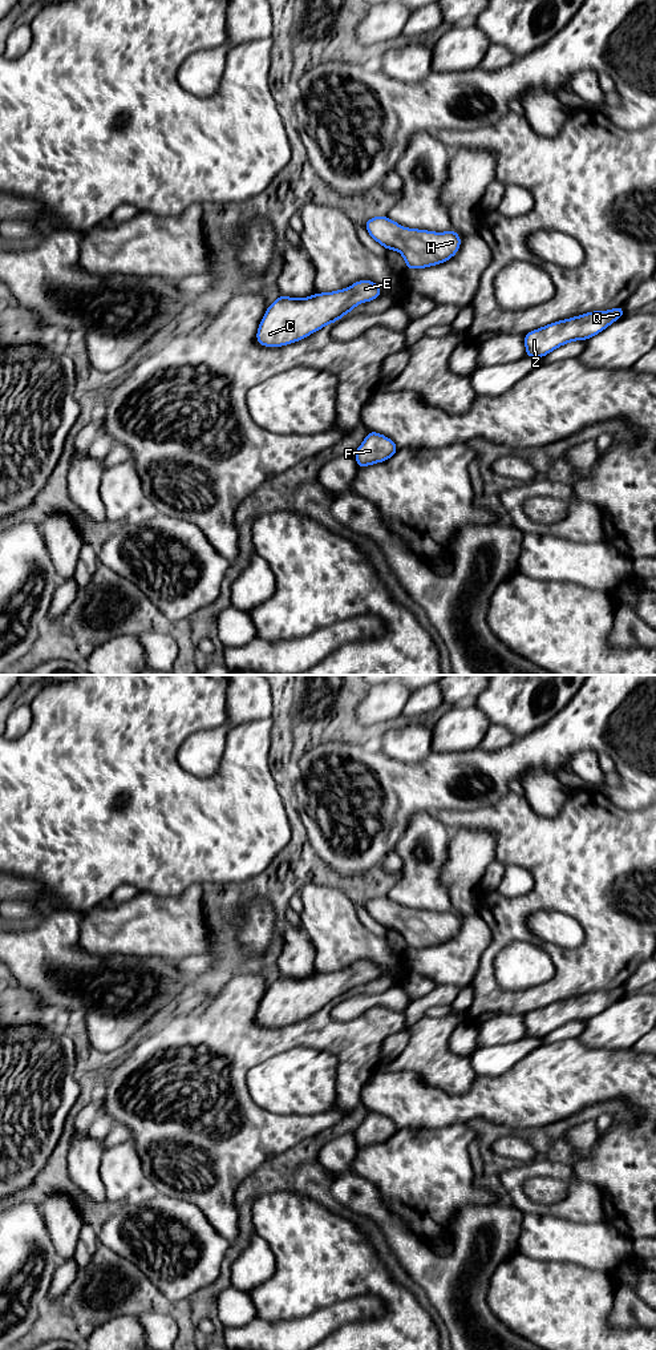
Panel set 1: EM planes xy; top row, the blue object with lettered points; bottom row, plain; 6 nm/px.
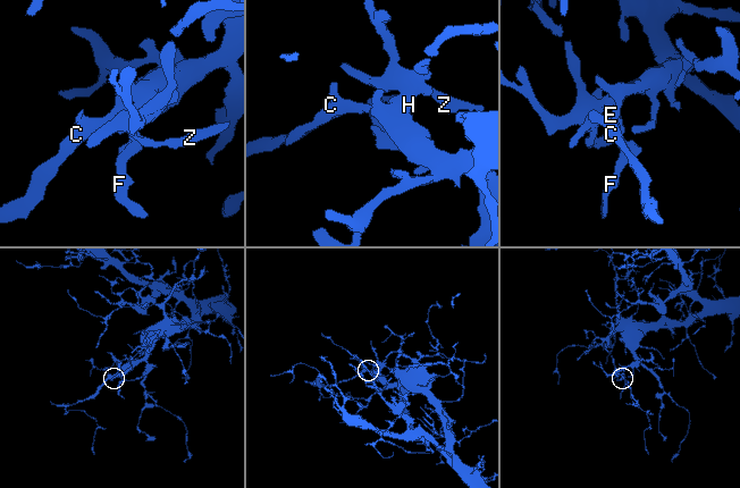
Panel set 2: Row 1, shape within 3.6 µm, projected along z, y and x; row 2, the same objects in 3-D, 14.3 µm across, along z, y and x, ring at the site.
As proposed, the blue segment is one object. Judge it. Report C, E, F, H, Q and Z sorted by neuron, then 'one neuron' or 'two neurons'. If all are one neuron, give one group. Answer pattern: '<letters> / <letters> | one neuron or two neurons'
C E F H Q Z | one neuron

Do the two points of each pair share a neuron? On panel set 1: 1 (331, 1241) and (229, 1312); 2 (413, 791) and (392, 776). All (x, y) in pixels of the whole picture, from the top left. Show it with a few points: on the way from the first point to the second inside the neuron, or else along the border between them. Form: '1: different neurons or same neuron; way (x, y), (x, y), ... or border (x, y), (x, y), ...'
1: different neurons; border (247, 1293), (254, 1304), (256, 1316)
2: same neuron; way (408, 789), (397, 781)

